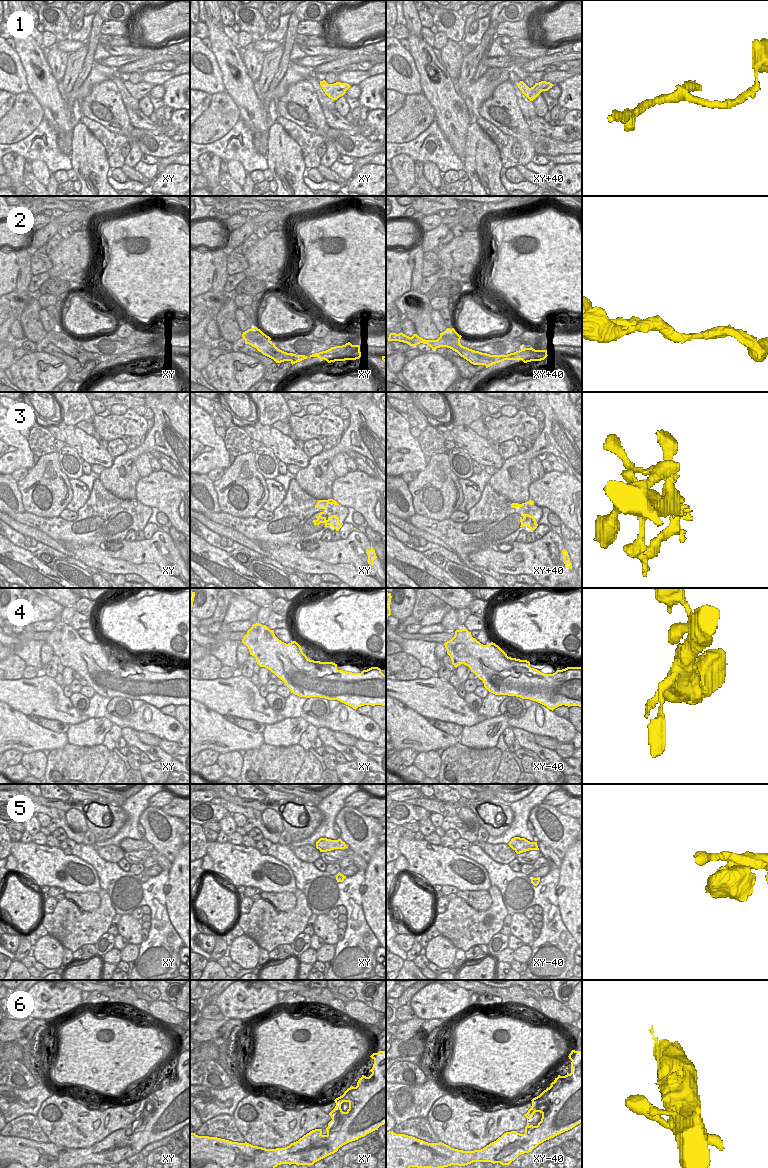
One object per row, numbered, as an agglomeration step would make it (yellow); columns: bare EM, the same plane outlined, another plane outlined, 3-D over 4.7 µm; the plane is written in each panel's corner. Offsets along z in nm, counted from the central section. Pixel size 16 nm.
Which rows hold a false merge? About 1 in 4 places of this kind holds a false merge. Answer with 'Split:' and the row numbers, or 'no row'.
Split: 2

